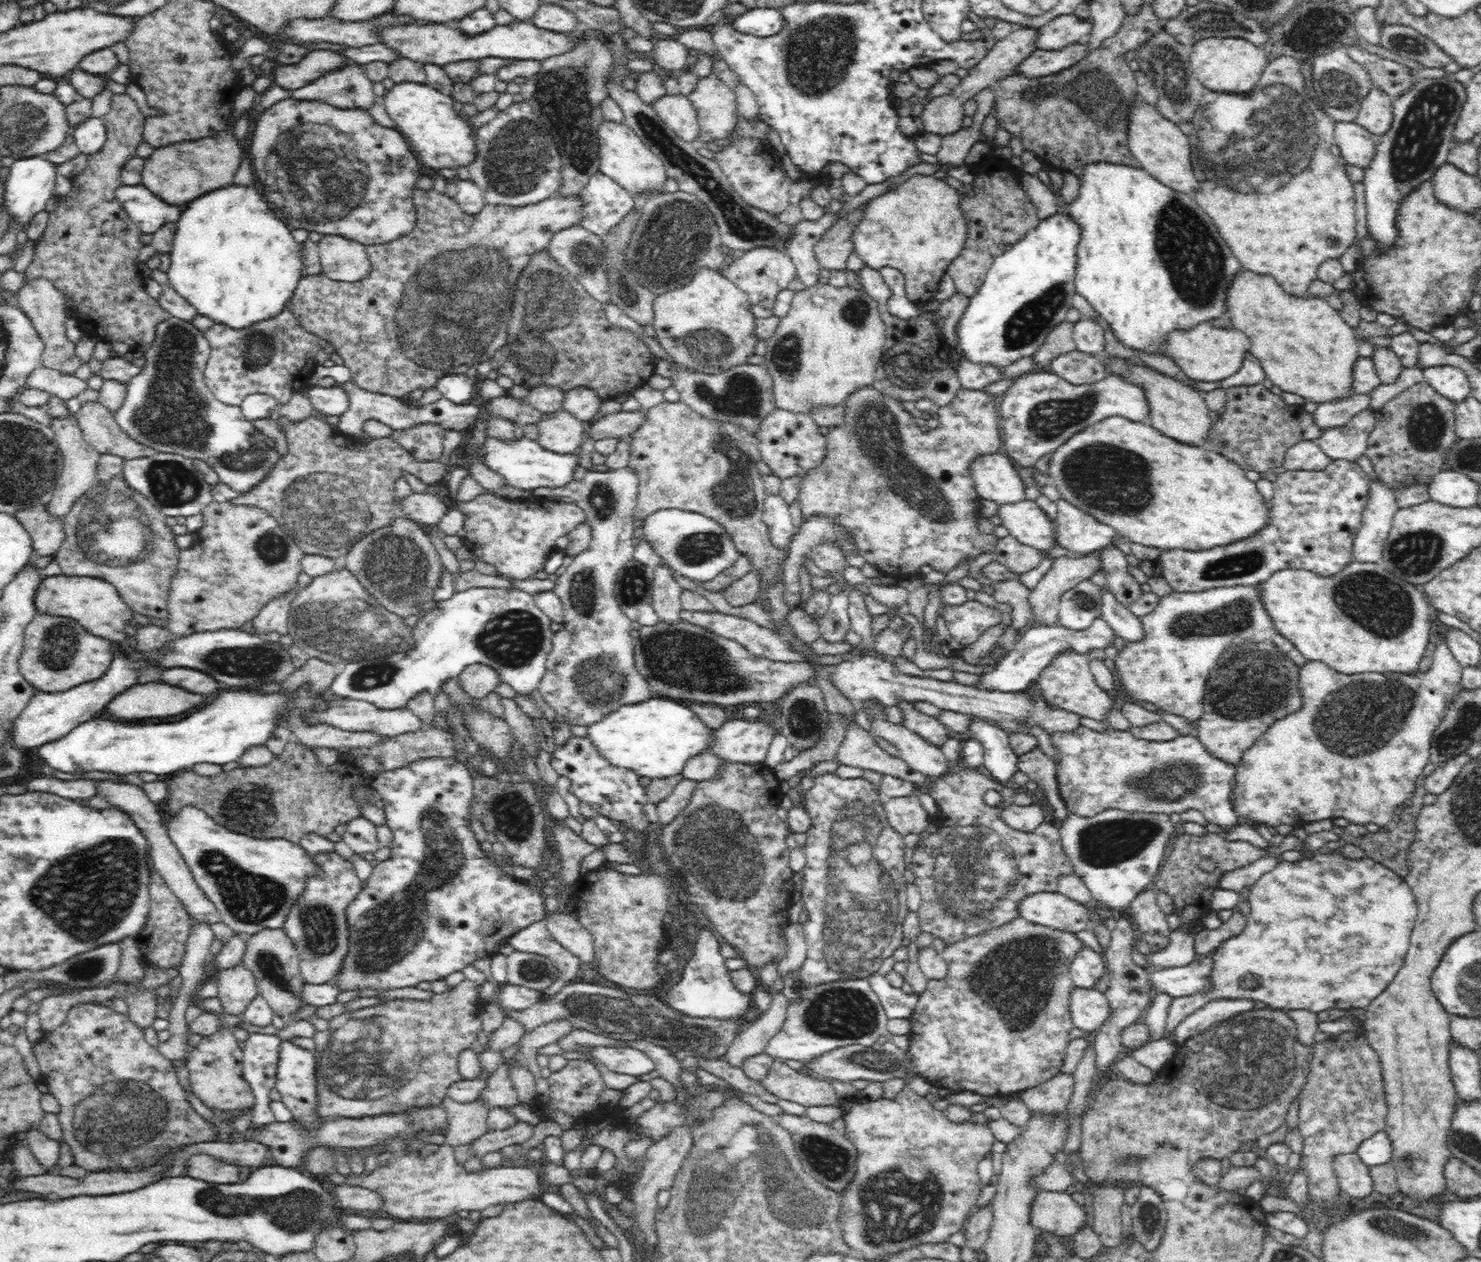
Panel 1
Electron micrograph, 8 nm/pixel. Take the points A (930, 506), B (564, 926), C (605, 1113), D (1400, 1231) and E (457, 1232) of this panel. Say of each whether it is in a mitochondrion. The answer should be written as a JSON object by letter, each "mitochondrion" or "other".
{"A":"mitochondrion","B":"other","C":"other","D":"mitochondrion","E":"other"}

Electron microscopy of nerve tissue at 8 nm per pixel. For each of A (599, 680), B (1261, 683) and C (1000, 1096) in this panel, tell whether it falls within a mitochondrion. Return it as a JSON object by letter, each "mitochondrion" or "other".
{"A":"mitochondrion","B":"mitochondrion","C":"other"}

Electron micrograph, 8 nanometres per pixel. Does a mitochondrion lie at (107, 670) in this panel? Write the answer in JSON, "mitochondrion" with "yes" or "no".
{"mitochondrion":"no"}

